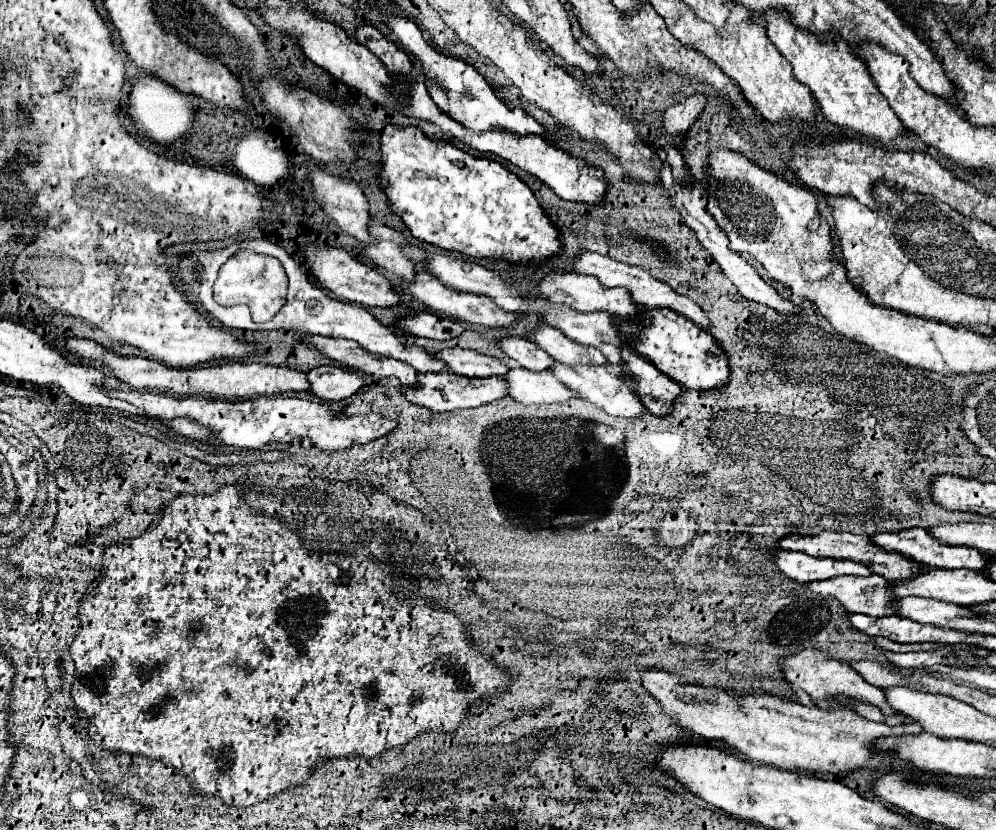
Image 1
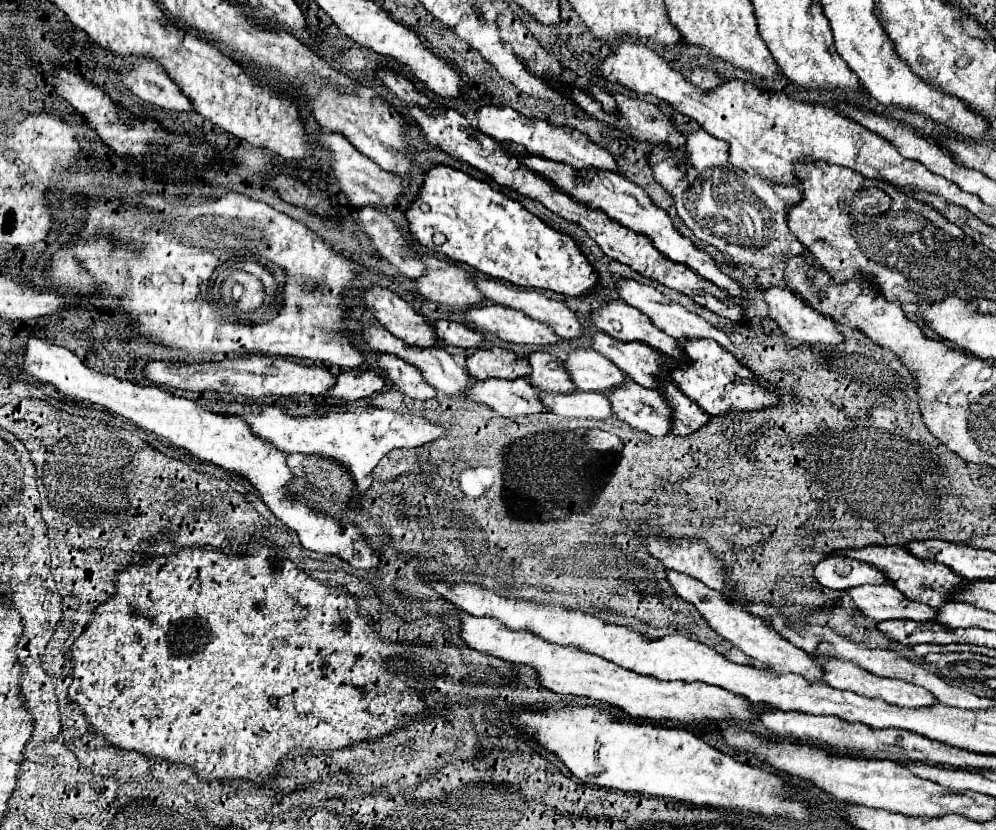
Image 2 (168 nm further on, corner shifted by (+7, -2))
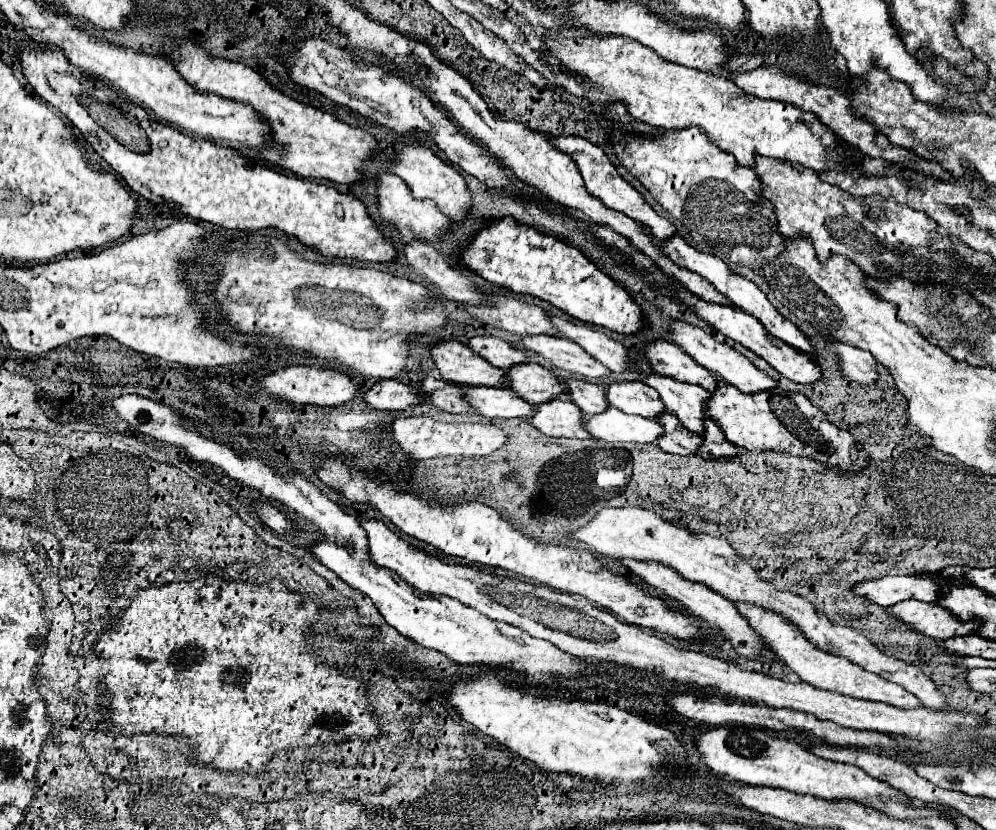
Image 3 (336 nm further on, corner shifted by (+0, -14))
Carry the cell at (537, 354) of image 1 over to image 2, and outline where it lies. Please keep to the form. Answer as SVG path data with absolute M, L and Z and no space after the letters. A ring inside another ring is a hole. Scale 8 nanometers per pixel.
M534 352L528 356L528 362L532 368L528 380L534 384L534 388L552 392L552 394L570 394L570 392L578 390L570 378L568 370L564 368L564 364L558 358L554 358L552 354Z

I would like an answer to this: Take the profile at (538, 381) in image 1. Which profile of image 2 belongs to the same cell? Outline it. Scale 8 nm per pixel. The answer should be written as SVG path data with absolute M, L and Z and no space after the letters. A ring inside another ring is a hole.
M574 392L574 394L546 394L542 398L544 406L554 408L554 414L564 418L590 418L608 420L612 418L610 400L604 394L594 392Z

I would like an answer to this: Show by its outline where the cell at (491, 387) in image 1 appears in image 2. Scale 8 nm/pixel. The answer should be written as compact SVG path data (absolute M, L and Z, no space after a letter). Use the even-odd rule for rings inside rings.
M528 378L518 380L476 380L466 392L468 400L488 404L498 414L510 416L530 416L538 412L550 412L542 406L542 392L534 390Z

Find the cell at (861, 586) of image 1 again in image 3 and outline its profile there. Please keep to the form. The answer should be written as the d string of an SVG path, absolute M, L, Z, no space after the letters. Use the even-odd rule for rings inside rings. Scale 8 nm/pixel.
M905 600L899 604L893 604L887 608L887 612L895 618L899 618L903 624L911 626L915 632L921 632L929 638L953 638L953 636L965 636L977 630L977 622L957 622L953 614L949 614L945 608L919 602L919 600Z

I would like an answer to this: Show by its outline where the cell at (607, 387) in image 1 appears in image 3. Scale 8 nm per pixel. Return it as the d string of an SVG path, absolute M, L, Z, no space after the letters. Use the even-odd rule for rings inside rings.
M665 412L665 414L659 414L655 420L663 428L663 434L657 438L657 446L661 450L665 450L669 454L681 454L681 456L697 452L701 438L697 434L693 434L691 430L685 430L685 426L681 426L681 422L677 422L677 418L673 418L673 414Z

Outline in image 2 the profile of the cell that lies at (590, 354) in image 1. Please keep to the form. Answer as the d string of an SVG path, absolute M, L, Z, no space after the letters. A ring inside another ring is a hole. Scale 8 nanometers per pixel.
M574 350L564 362L578 390L584 392L608 392L620 388L628 376L608 358L596 350Z

